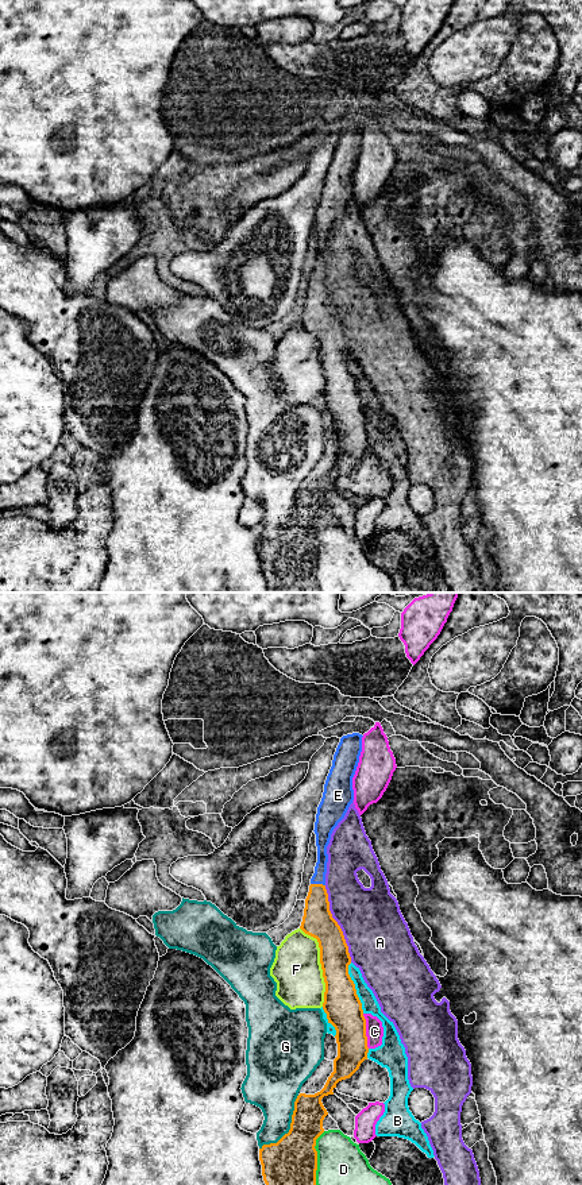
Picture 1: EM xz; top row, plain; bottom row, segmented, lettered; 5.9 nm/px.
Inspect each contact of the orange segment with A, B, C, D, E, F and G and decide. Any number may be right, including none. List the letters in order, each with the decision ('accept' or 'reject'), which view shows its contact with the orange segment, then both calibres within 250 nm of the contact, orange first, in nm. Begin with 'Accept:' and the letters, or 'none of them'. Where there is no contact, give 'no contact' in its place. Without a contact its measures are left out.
Accept: E
A: reject; meets orange in xz; 190 nm thick on the orange side, 380 nm on the other
B: reject; meets orange in xz; 220 nm thick on the orange side, 100 nm on the other
C: reject; meets orange in xz; 220 nm thick on the orange side, 110 nm on the other
D: reject; meets orange in xz; 320 nm thick on the orange side, 360 nm on the other
E: accept; meets orange in xz; 190 nm thick on the orange side, 80 nm on the other
F: reject; meets orange in xz; 200 nm thick on the orange side, 280 nm on the other
G: reject; meets orange in xz; 320 nm thick on the orange side, 280 nm on the other

